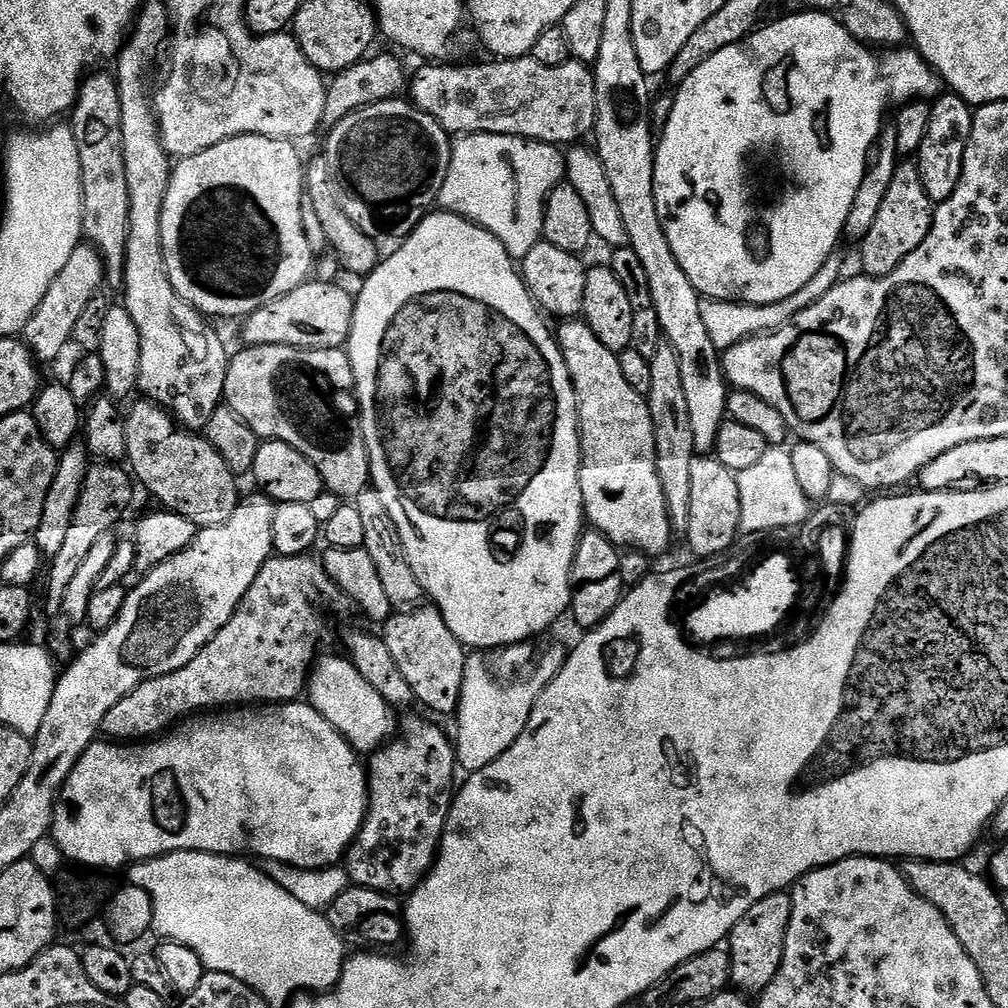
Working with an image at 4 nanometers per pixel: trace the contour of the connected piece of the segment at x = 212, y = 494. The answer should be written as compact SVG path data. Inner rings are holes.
M140 398L132 409L127 409L124 425L128 451L127 467L131 475L139 483L141 481L143 486L161 503L159 504L161 507L189 518L199 529L213 528L230 520L240 501L237 486L239 483L230 470L230 466L222 462L222 454L218 454L218 450L214 450L214 446L210 446L210 442L204 439L203 435L177 424L172 413L164 411L159 404L153 404L147 398Z

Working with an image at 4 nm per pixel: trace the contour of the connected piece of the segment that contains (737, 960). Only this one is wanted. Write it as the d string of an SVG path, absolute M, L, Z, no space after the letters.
M787 891L775 892L762 898L762 902L754 902L754 906L750 906L746 914L742 914L734 930L728 933L726 947L732 959L731 983L741 993L759 994L766 990L766 986L770 986L770 982L774 982L774 974L778 974L782 966L791 913L791 895Z

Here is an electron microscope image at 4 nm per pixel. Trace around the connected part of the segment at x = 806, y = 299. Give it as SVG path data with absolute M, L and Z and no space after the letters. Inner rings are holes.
M834 254L822 266L822 270L818 270L818 274L814 274L814 278L810 278L810 282L802 286L802 290L798 290L798 294L790 294L790 298L782 298L782 302L737 304L734 300L701 299L702 319L706 325L706 331L710 333L710 342L714 342L714 346L718 349L727 350L738 342L749 340L751 336L777 332L779 328L789 324L799 312L814 306L814 302L818 302L822 294L826 294L835 284L840 283L845 275L843 272L844 260L840 254Z

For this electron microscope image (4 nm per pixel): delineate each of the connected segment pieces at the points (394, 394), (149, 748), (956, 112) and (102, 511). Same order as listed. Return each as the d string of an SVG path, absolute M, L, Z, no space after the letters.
M436 210L425 216L397 248L400 249L389 260L387 257L370 275L363 277L361 284L364 285L354 296L356 309L346 345L356 379L354 391L368 447L371 483L398 526L410 570L418 577L424 596L432 599L429 601L442 614L446 626L450 626L450 634L454 634L465 649L499 650L509 644L535 641L535 636L542 635L572 607L574 554L586 528L580 485L580 416L576 412L576 391L568 367L557 337L553 329L551 332L544 325L545 317L529 294L523 275L494 234L479 228L465 216Z
M285 702L282 704L269 704L267 706L240 706L235 710L221 711L219 714L196 714L191 718L185 719L175 730L169 731L167 734L161 735L151 742L136 742L133 744L128 742L104 743L108 744L103 744L103 742L92 744L86 750L86 754L82 754L82 758L74 766L70 778L64 783L64 788L60 792L60 797L56 800L56 809L52 815L51 839L56 841L56 844L63 850L65 857L69 861L75 862L80 866L87 866L97 870L109 870L108 868L120 867L123 869L133 862L154 860L156 857L169 852L210 852L213 854L248 854L244 852L253 852L256 858L286 862L290 866L298 866L299 868L331 868L339 865L347 857L348 847L355 842L356 836L360 833L360 828L364 824L364 816L368 812L368 773L365 765L363 763L359 764L356 761L359 760L358 754L346 742L346 738L342 738L342 734L338 734L338 730L334 730L334 726L330 726L330 722L326 722L326 718L322 718L322 714L318 714L318 710L313 708L311 703L308 702Z
M945 91L943 94L935 97L934 103L931 105L928 114L928 125L926 126L926 134L920 143L918 153L918 163L920 165L920 177L922 178L922 186L926 188L926 194L934 202L939 202L950 198L950 194L954 194L954 190L958 186L958 178L962 178L962 162L964 161L964 146L970 142L970 130L972 129L972 113L973 109L968 108L968 104L960 96Z
M96 462L91 465L86 474L86 482L82 482L82 494L78 494L78 506L74 506L74 518L70 522L70 531L66 534L66 542L62 545L62 550L58 550L58 554L50 557L49 566L46 568L46 576L48 572L48 612L52 616L64 616L64 599L66 598L66 590L70 587L70 582L78 575L78 570L82 566L82 562L86 562L86 558L90 555L90 550L94 547L94 542L98 542L98 538L109 535L113 531L112 527L119 522L124 516L124 511L132 504L132 484L134 480L131 475L121 465L116 462Z

